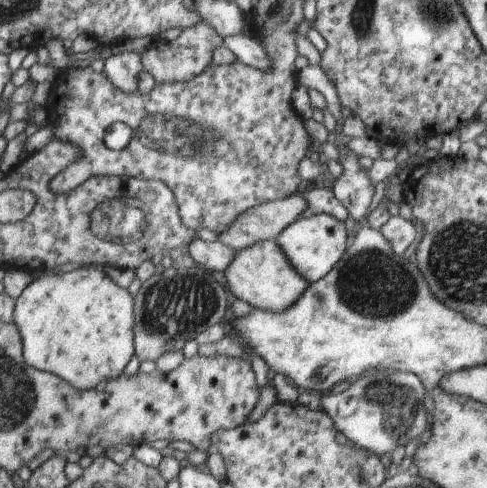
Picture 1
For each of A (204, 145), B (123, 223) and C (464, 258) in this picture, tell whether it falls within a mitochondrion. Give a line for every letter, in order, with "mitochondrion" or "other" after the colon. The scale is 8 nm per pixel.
A: mitochondrion
B: mitochondrion
C: mitochondrion

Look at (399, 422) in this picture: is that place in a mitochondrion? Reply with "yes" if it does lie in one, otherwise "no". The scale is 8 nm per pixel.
yes

